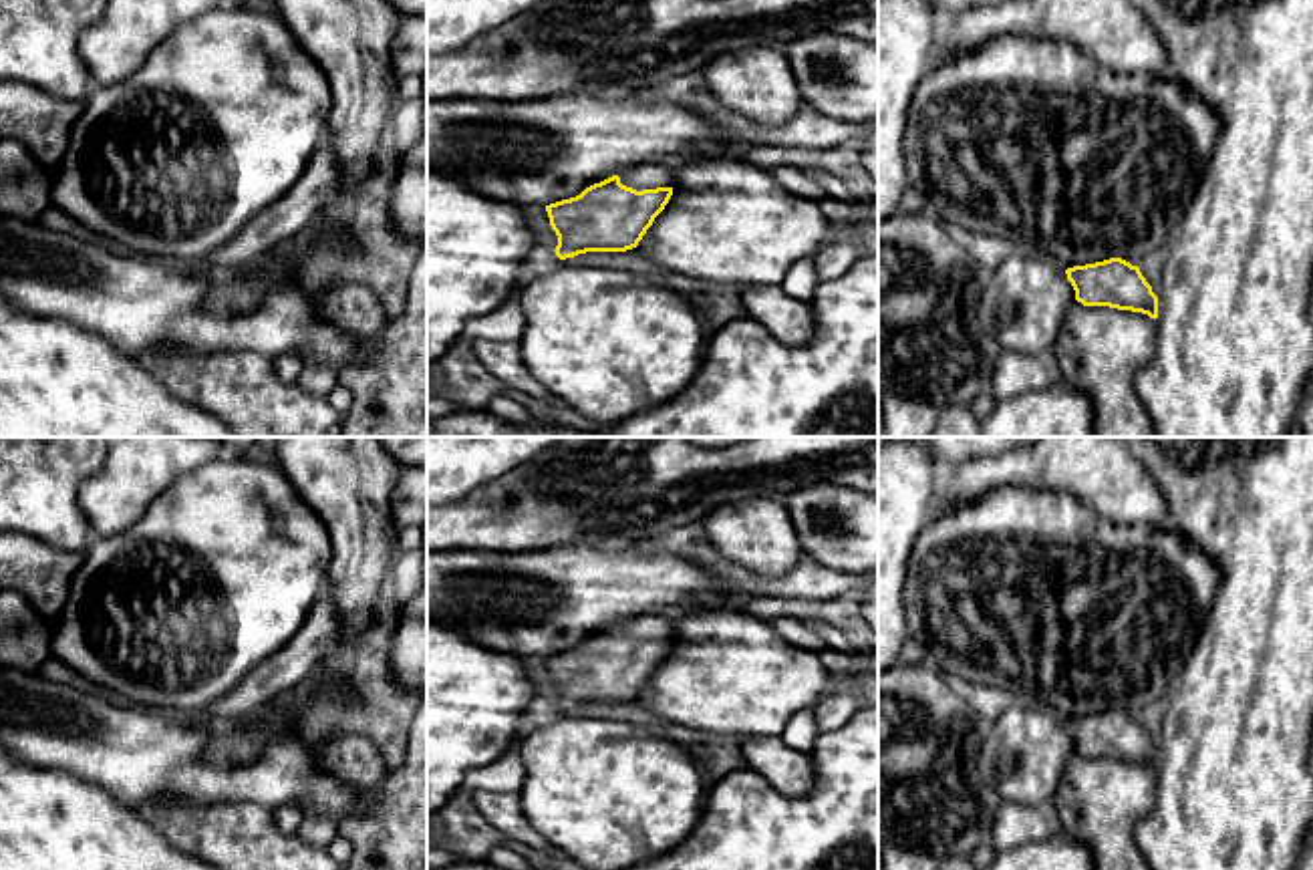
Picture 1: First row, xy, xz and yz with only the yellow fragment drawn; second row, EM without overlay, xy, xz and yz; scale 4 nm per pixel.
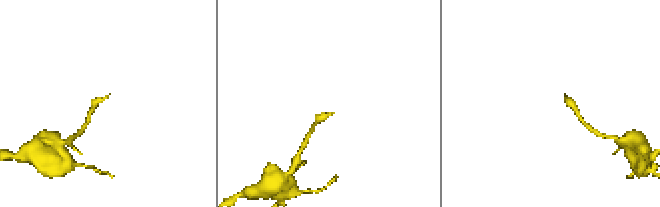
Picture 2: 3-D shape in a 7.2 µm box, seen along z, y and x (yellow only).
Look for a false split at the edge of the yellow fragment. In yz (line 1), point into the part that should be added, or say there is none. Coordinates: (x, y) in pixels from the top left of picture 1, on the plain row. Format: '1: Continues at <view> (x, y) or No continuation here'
1: No continuation here

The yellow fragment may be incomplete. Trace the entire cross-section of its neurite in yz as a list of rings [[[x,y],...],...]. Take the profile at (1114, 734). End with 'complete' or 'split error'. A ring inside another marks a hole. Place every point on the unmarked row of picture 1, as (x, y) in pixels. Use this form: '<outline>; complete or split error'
[[[1122,709],[1073,717],[1065,725],[1075,741],[1075,751],[1083,757],[1110,757],[1158,769],[1158,747],[1140,719]]]; complete

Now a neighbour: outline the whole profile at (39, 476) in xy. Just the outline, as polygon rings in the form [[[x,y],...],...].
[[[0,437],[0,532],[22,532],[52,548],[87,552],[95,534],[79,503],[79,487],[107,459],[105,437]]]

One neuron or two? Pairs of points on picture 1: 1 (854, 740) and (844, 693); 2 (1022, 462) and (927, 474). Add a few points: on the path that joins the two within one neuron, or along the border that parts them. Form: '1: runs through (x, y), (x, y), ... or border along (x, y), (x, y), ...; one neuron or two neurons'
1: border along (856, 709), (840, 726), (820, 734); two neurons
2: border along (945, 468), (931, 508); two neurons

